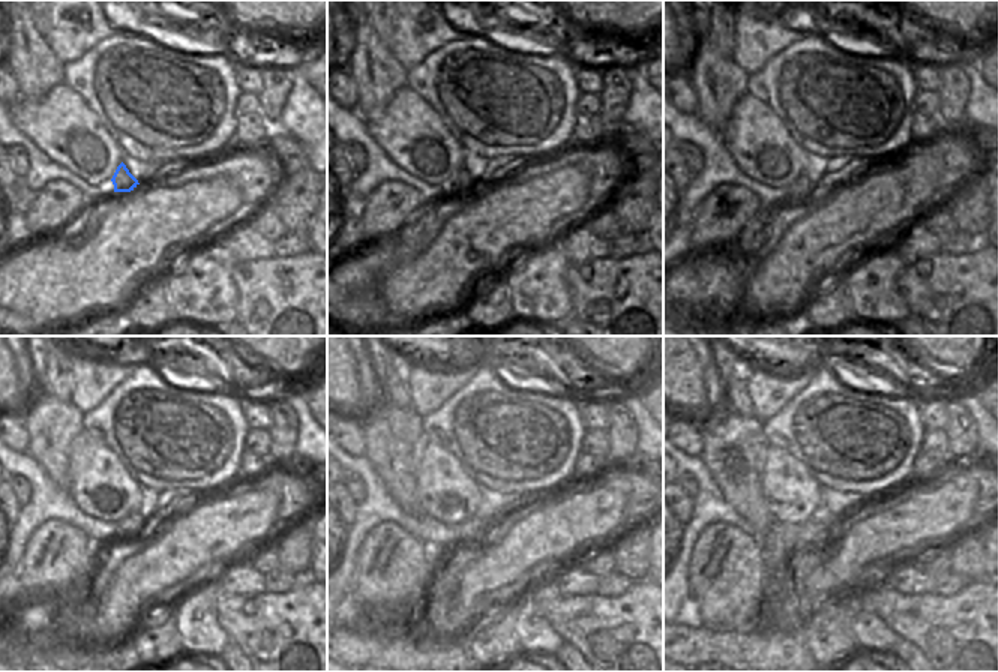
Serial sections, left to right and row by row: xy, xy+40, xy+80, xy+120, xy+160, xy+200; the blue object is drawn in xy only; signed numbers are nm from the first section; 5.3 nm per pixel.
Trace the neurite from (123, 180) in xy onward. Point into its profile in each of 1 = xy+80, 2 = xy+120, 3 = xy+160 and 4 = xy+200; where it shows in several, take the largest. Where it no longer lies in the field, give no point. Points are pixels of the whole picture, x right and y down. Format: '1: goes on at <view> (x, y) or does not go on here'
1: goes on at xy+80 (802, 188)
2: goes on at xy+120 (134, 527)
3: goes on at xy+160 (474, 531)
4: goes on at xy+200 (820, 531)

